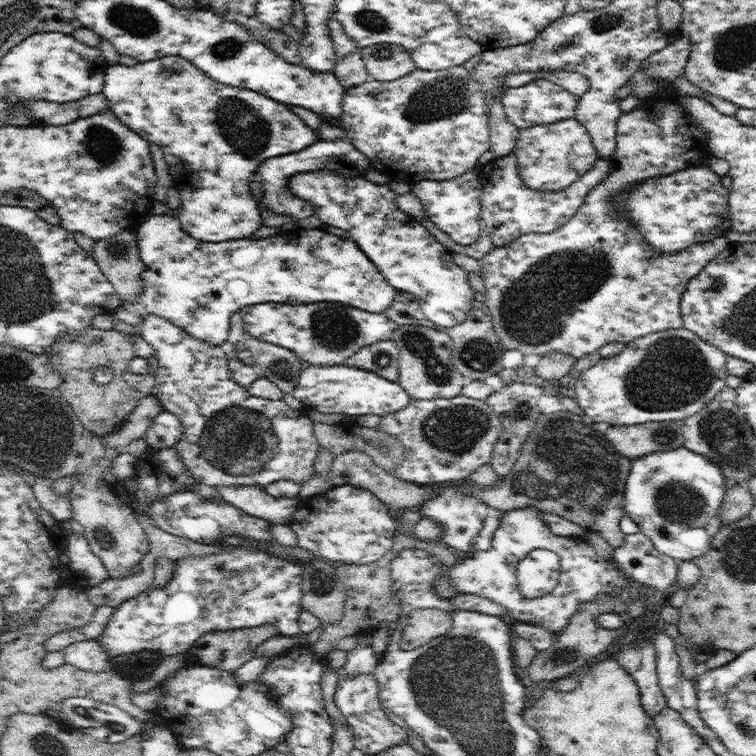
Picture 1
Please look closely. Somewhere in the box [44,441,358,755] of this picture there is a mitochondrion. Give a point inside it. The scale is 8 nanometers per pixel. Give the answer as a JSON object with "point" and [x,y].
{"point":[88,718]}

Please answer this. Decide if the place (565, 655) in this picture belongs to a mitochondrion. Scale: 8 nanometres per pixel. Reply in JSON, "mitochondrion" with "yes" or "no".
{"mitochondrion":"yes"}

